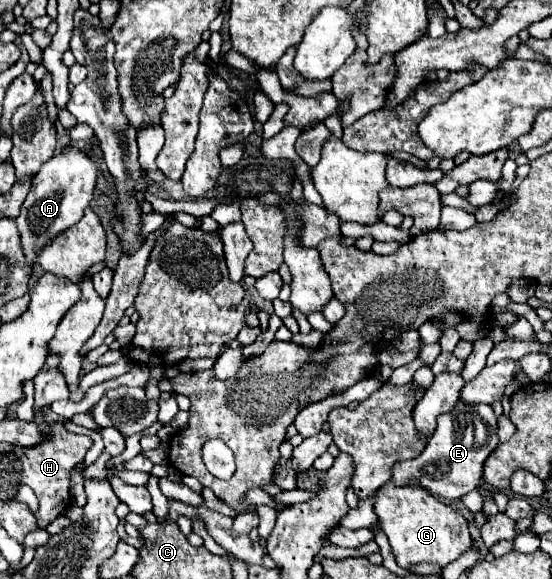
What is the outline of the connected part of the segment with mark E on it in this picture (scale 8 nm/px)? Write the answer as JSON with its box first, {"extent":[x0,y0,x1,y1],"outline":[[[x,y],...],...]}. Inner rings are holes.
{"extent":[391,402,499,500],"outline":[[[459,402],[437,422],[437,430],[417,458],[393,464],[391,482],[395,482],[397,486],[417,482],[425,490],[441,498],[459,500],[483,482],[483,464],[499,444],[497,418],[493,416],[491,406],[469,406],[465,402]]]}

